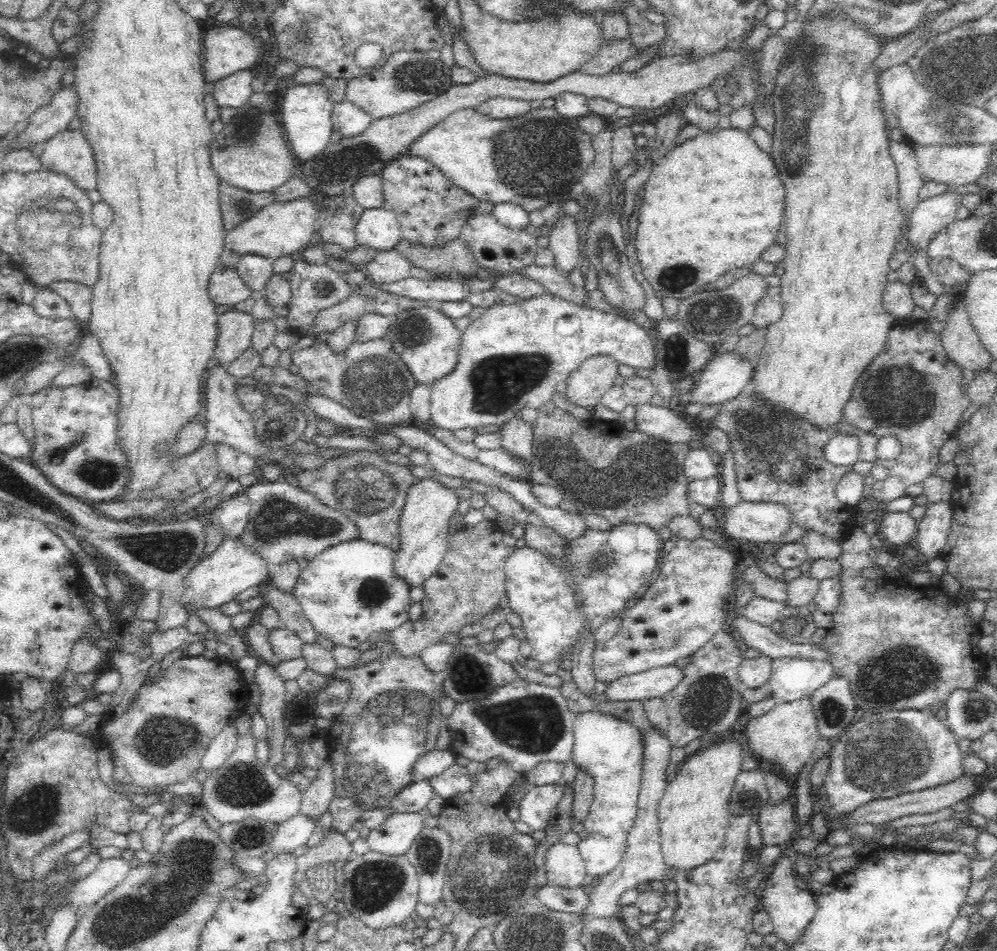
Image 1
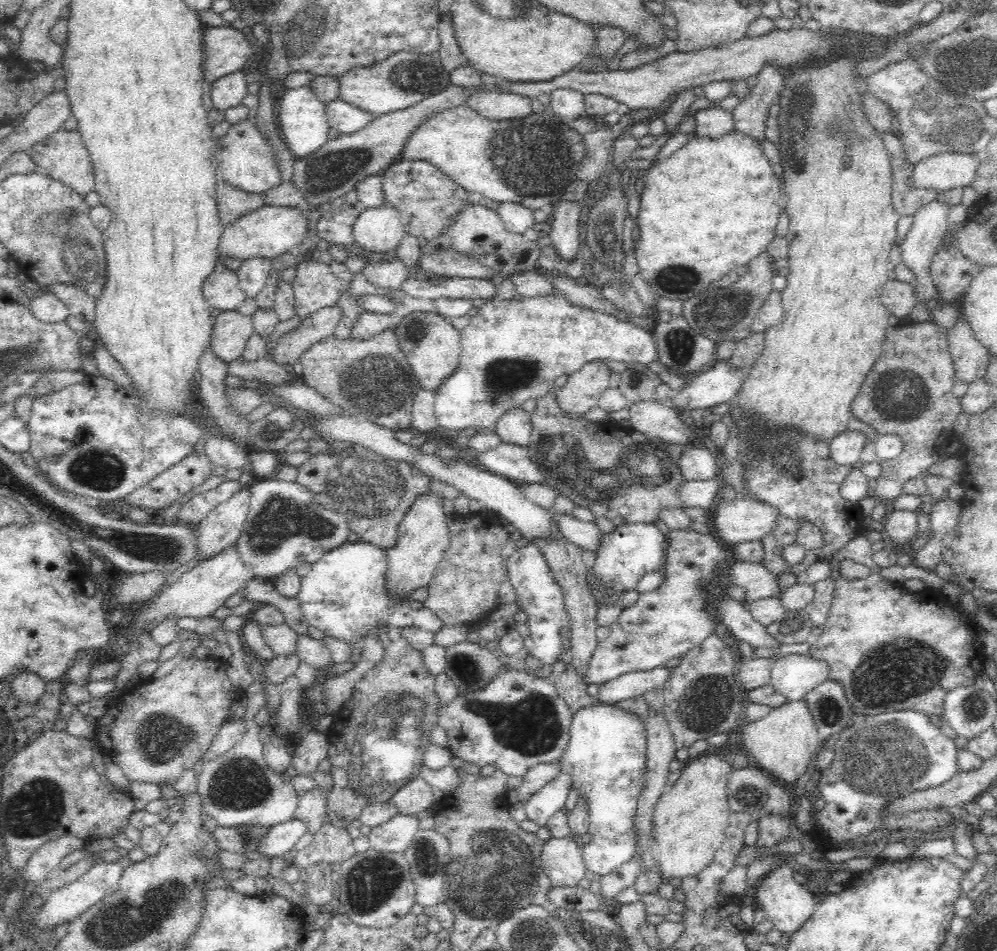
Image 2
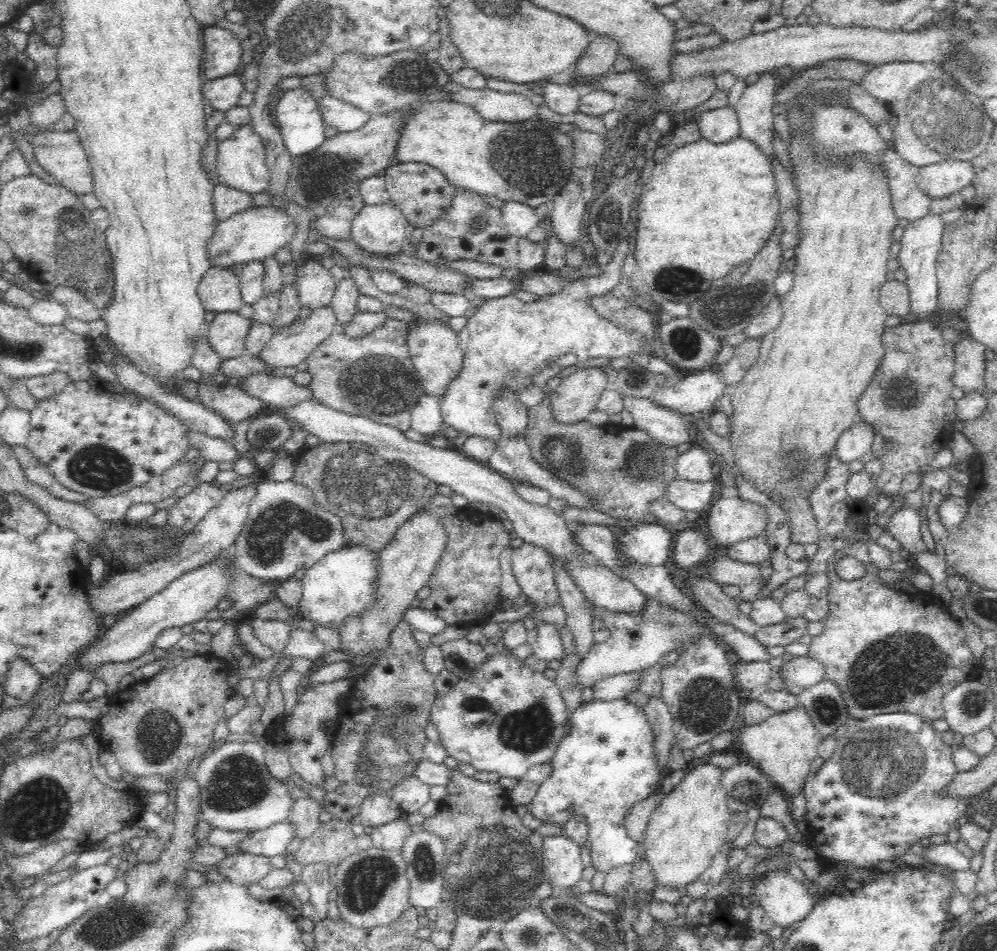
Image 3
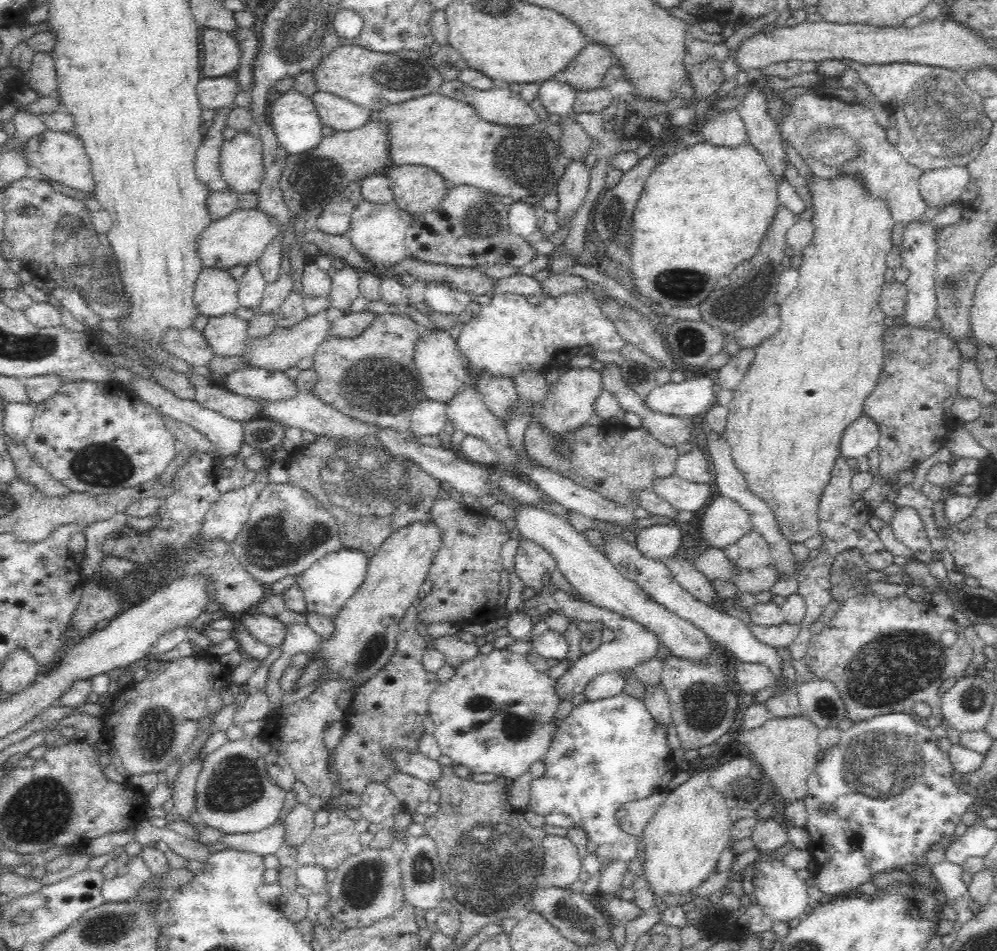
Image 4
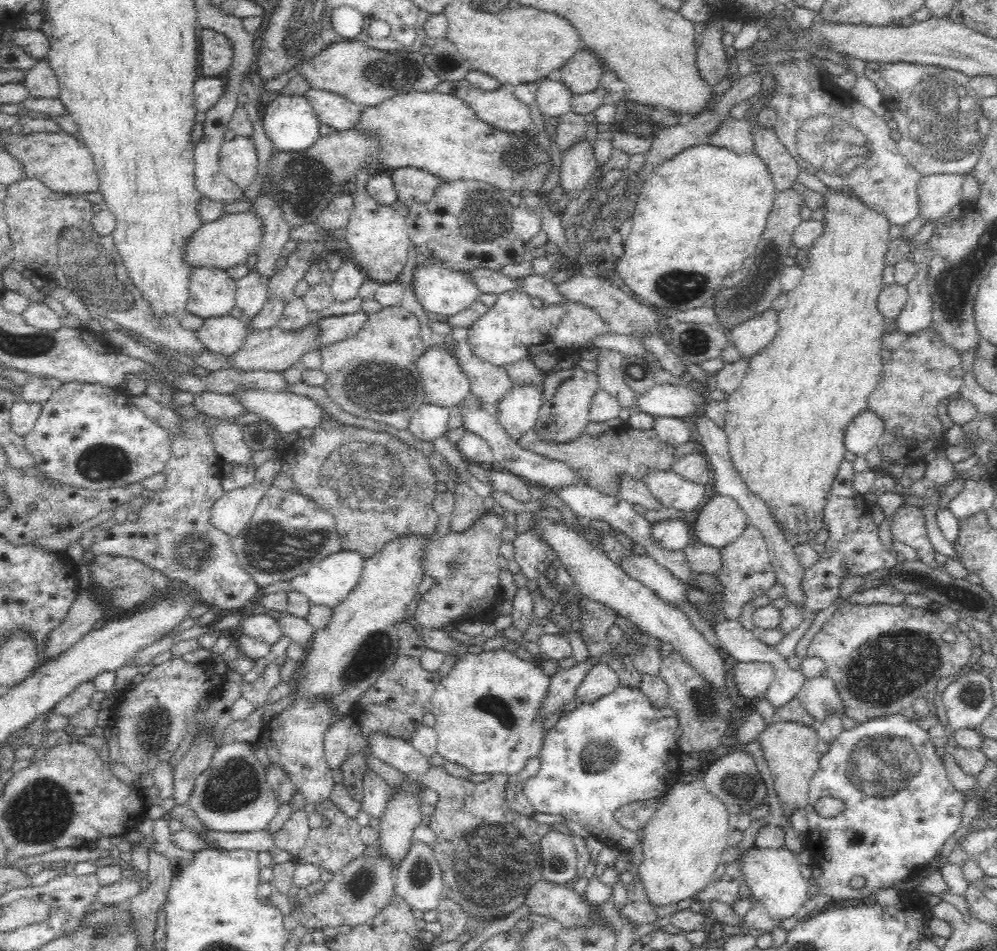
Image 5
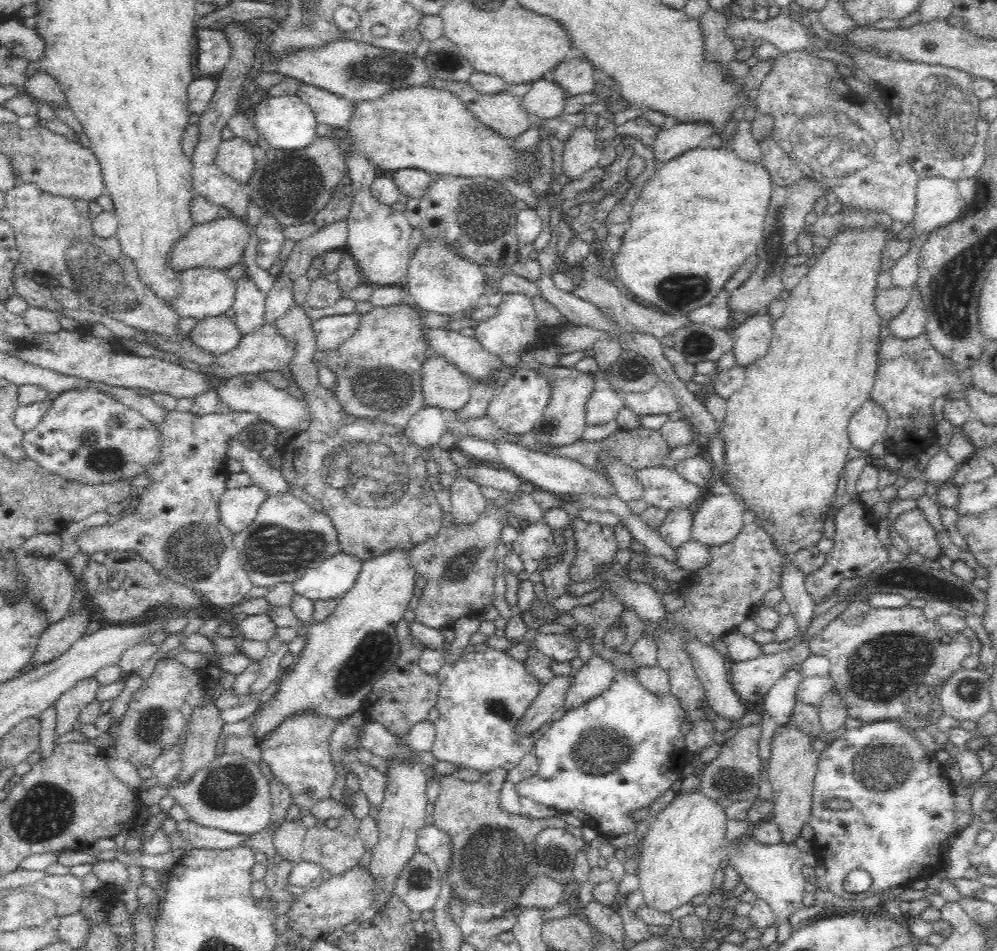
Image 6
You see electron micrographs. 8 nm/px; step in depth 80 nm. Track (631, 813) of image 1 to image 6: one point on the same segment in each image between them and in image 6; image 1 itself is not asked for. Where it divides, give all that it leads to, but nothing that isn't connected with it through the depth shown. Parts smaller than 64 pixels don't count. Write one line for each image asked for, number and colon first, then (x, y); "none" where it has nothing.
2: (605, 758)
3: (604, 765)
4: (606, 753)
5: (618, 749)
6: (619, 751)

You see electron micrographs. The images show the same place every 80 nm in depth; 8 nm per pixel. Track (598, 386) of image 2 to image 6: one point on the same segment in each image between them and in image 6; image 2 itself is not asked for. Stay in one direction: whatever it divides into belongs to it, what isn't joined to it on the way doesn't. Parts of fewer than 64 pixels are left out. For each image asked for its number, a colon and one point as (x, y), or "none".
3: (576, 397)
4: (568, 404)
5: (567, 396)
6: (563, 422)

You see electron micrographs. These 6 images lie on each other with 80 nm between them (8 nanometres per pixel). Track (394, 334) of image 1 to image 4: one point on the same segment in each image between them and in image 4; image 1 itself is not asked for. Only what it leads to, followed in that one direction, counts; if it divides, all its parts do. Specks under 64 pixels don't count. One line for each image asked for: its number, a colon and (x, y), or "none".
2: (431, 344)
3: (433, 346)
4: (440, 364)

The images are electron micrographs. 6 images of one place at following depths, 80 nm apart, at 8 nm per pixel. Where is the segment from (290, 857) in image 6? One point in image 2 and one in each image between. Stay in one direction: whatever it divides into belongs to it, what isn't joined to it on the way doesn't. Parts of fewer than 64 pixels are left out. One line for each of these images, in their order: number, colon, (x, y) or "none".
2: (311, 808)
3: (305, 812)
4: (299, 823)
5: (292, 836)

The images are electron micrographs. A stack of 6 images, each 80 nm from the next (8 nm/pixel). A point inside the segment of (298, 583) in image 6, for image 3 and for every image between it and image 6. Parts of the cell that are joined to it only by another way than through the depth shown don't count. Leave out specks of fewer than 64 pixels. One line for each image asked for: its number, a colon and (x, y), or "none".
3: (342, 584)
4: (328, 584)
5: (328, 583)

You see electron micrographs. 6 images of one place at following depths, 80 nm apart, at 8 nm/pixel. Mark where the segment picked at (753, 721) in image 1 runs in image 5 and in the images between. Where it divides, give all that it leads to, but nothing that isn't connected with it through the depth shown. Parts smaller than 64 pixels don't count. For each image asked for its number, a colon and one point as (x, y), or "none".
2: (784, 742)
3: (784, 745)
4: (785, 748)
5: (789, 748)

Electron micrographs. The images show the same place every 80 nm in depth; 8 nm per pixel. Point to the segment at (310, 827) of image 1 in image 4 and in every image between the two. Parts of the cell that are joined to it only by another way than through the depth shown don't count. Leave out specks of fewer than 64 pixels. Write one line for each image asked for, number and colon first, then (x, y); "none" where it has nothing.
2: (282, 838)
3: (274, 840)
4: (268, 841)

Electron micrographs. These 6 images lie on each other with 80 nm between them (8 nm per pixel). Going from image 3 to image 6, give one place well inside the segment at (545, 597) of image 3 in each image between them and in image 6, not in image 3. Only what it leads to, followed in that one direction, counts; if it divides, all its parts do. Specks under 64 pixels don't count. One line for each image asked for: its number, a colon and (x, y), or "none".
4: (533, 565)
5: (532, 554)
6: (536, 544)

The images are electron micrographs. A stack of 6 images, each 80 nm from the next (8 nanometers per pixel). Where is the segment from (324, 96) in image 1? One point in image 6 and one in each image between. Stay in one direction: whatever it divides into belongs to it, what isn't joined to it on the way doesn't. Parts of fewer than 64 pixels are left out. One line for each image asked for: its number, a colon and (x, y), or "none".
2: (302, 118)
3: (298, 116)
4: (294, 118)
5: (290, 122)
6: (286, 122)

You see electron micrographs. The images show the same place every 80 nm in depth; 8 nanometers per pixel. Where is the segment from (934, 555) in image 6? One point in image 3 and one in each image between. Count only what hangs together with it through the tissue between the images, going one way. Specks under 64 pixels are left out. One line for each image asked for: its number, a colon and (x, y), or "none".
3: (905, 524)
4: (908, 528)
5: (908, 525)

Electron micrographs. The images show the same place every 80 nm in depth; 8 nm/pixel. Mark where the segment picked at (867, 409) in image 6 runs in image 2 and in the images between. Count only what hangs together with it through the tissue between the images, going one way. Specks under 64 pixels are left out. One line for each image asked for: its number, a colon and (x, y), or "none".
2: (845, 449)
3: (857, 440)
4: (861, 437)
5: (864, 432)

